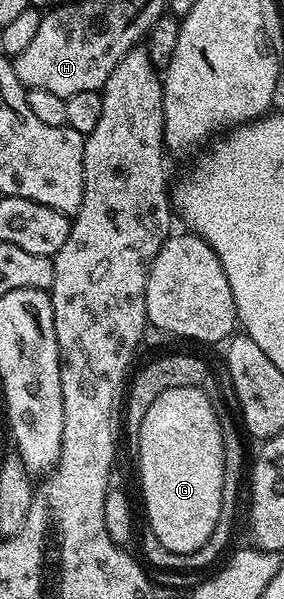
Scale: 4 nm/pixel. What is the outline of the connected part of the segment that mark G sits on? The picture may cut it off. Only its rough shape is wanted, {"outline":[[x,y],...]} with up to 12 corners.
{"outline":[[203,387],[165,389],[138,424],[150,534],[213,537],[223,434]]}

